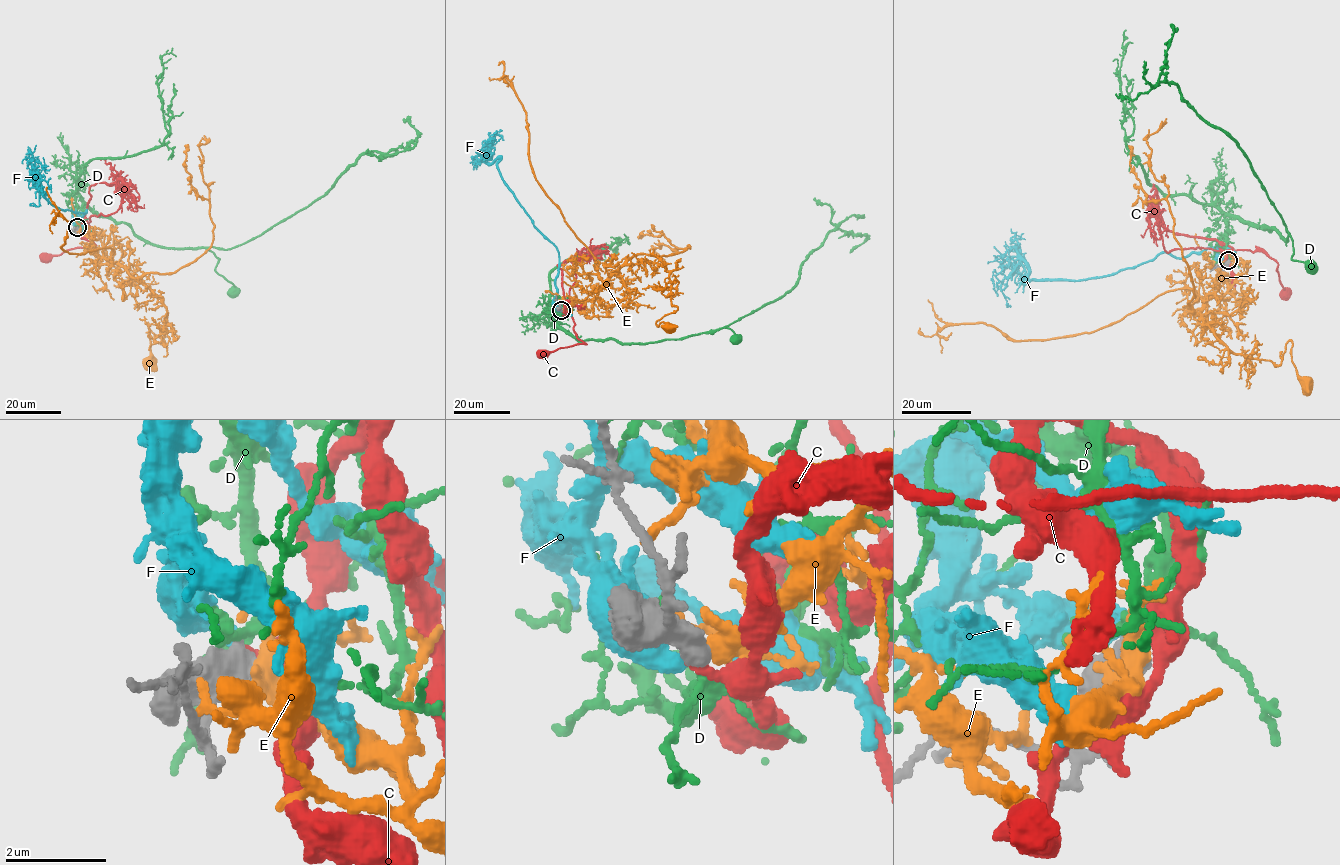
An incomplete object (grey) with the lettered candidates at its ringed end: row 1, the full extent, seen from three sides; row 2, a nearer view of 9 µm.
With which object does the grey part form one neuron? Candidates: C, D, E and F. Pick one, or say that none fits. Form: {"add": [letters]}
{"add": []}

